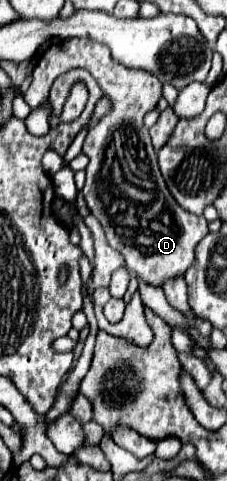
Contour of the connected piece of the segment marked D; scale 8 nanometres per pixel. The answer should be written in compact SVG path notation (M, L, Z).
M65 38L59 44L49 46L43 56L39 58L33 69L33 82L29 86L29 90L25 92L25 100L31 108L39 106L41 102L47 100L49 96L49 88L53 84L53 80L67 72L69 68L85 68L91 72L91 76L97 80L97 84L103 88L103 94L111 98L113 102L113 110L99 120L97 126L93 126L89 130L89 136L83 142L83 152L89 156L89 166L85 168L87 172L87 180L83 186L83 196L87 200L87 206L91 210L91 214L103 224L107 242L119 250L125 256L127 268L137 272L139 282L163 288L163 284L171 278L179 278L183 276L195 262L195 248L197 244L209 234L207 228L207 220L205 216L195 216L187 210L183 210L175 198L171 196L169 188L165 186L165 180L159 172L159 164L157 164L157 152L153 150L151 138L147 128L143 126L143 118L147 112L151 112L157 102L163 96L163 86L161 82L153 76L147 74L145 70L135 70L135 68L127 68L119 62L115 62L111 58L111 52L107 50L107 46L91 40L91 38Z

